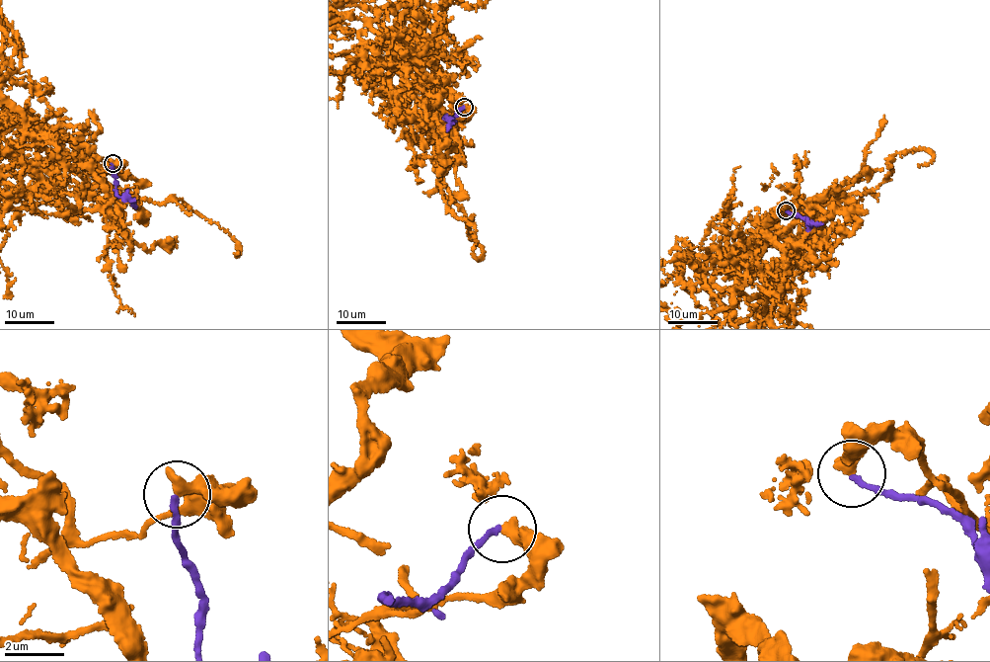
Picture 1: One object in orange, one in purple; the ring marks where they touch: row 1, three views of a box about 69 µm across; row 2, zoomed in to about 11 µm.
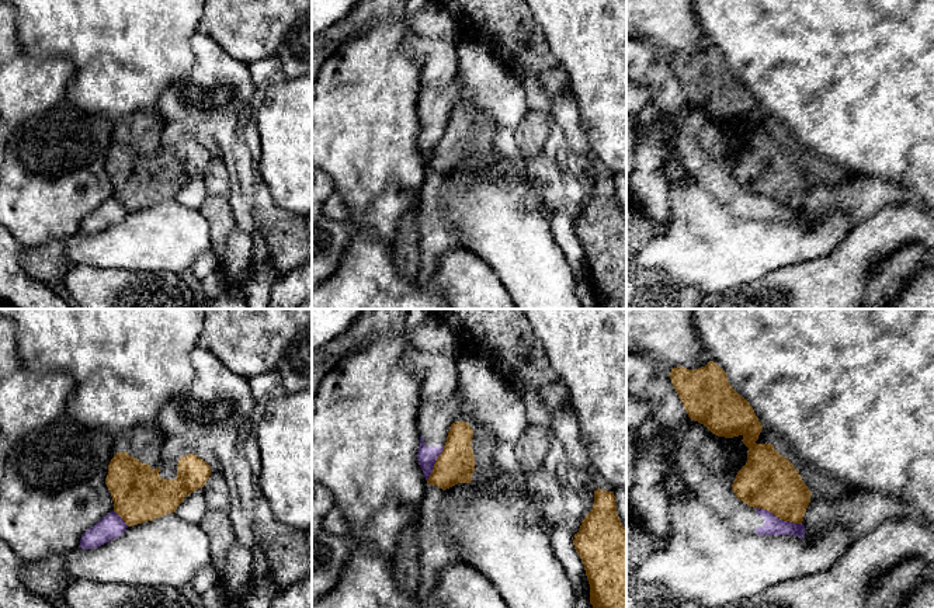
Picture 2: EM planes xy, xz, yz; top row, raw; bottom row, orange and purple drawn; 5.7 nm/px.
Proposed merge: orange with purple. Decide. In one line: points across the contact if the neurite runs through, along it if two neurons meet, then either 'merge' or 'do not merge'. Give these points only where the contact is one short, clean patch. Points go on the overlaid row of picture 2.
border along yz (756, 507), (766, 509), (780, 518), (801, 524); do not merge

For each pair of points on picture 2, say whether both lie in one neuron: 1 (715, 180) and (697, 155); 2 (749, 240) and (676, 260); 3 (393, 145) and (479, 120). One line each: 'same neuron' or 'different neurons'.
1: same neuron
2: same neuron
3: different neurons

